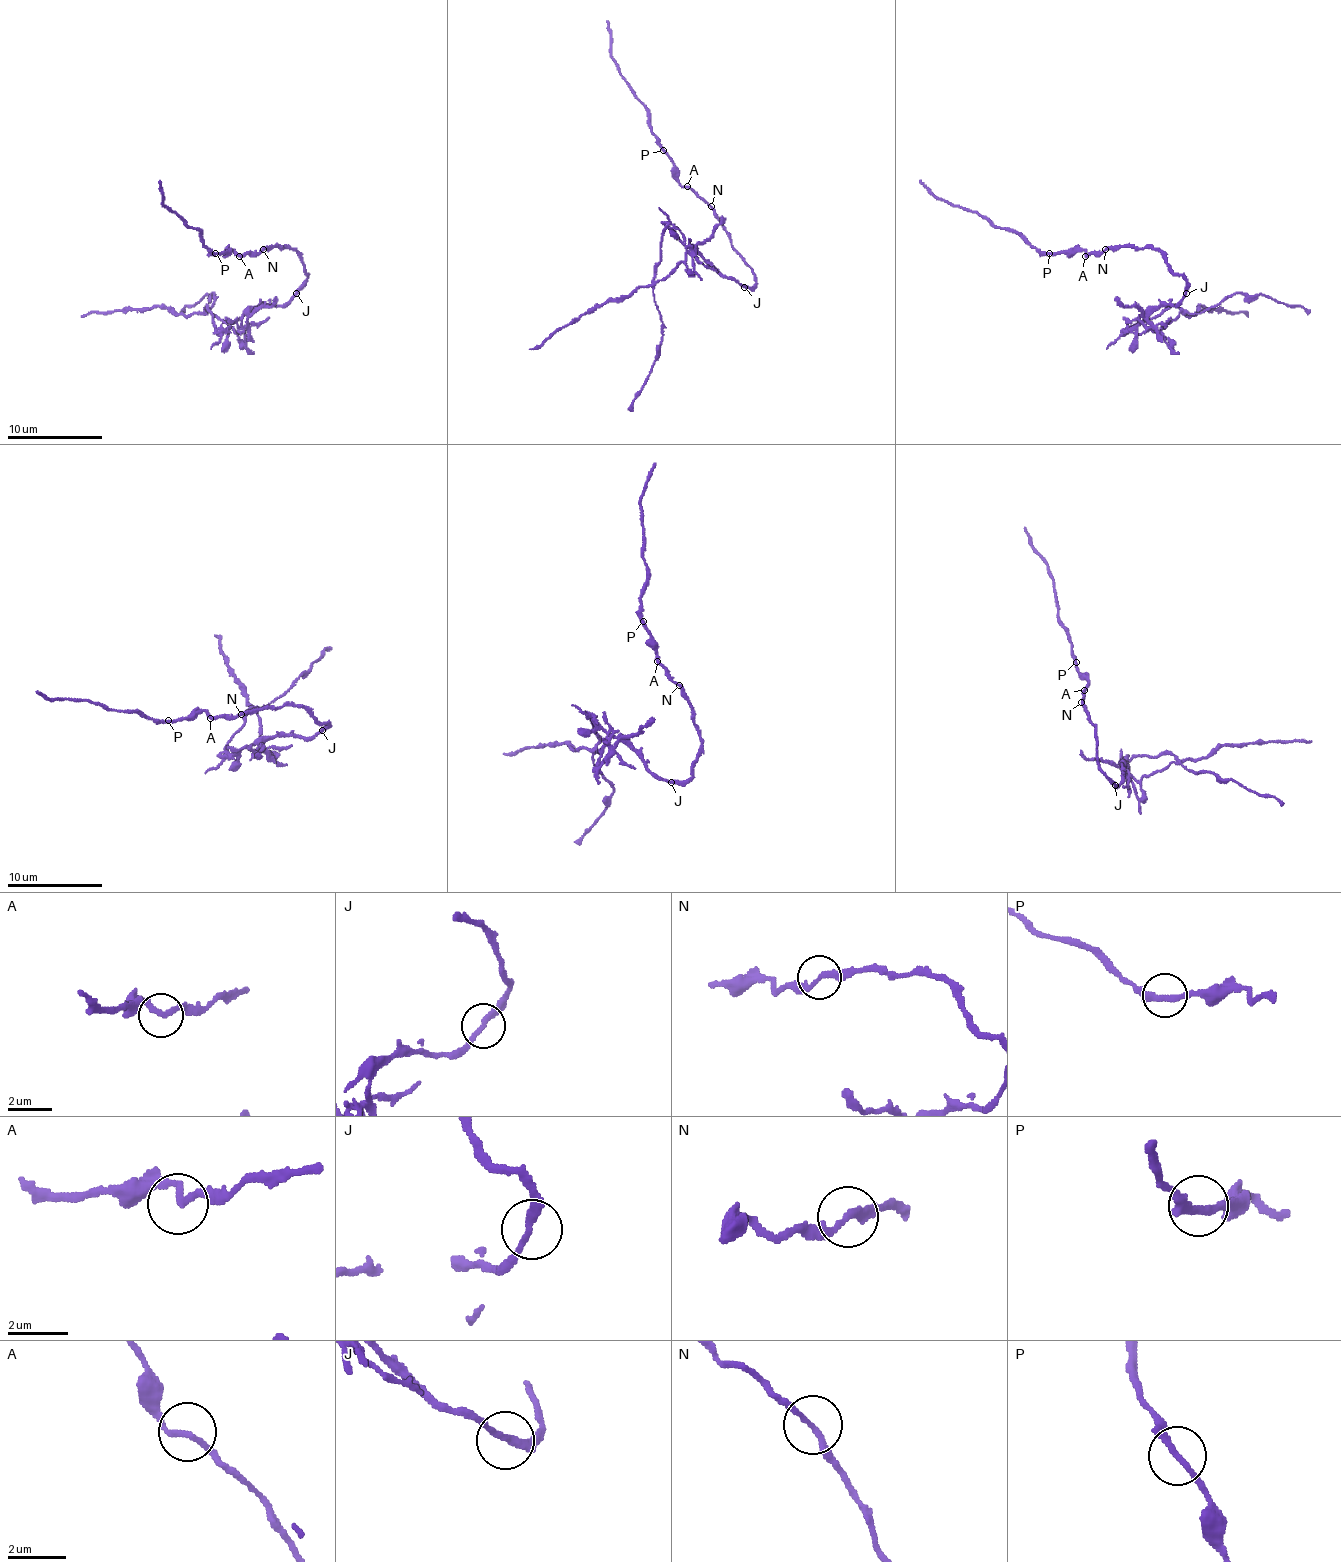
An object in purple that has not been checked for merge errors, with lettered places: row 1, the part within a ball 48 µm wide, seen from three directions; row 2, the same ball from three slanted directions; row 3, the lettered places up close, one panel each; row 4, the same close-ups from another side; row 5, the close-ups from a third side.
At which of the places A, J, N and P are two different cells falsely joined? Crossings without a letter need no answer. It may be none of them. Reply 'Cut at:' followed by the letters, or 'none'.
Cut at: J

